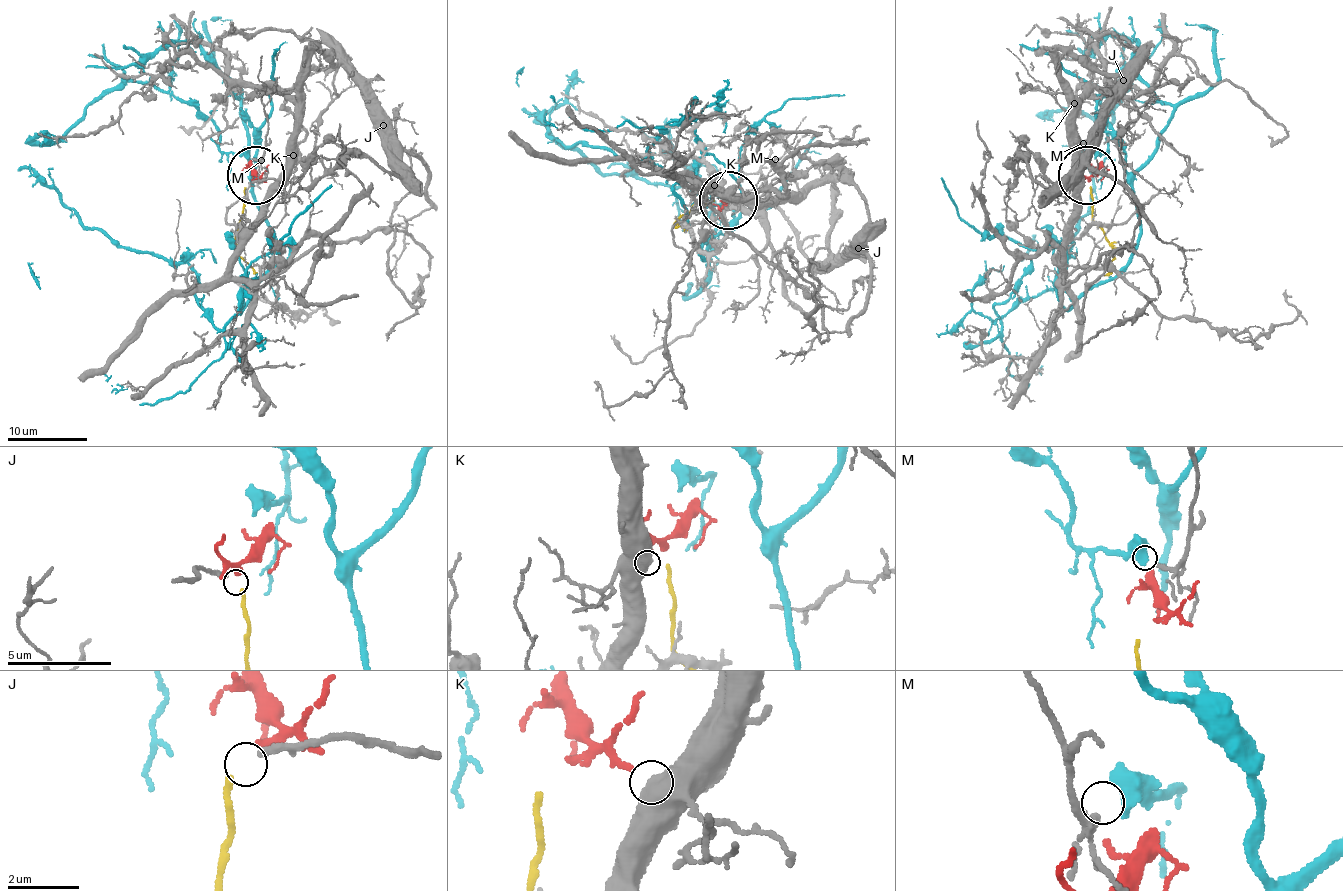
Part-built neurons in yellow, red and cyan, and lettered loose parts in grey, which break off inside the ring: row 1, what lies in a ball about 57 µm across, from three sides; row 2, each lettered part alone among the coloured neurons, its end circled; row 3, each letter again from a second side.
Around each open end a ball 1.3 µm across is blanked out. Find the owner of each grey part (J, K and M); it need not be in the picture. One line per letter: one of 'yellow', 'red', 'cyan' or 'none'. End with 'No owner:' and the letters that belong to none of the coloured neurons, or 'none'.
J: yellow
K: red
M: cyan
No owner: none

